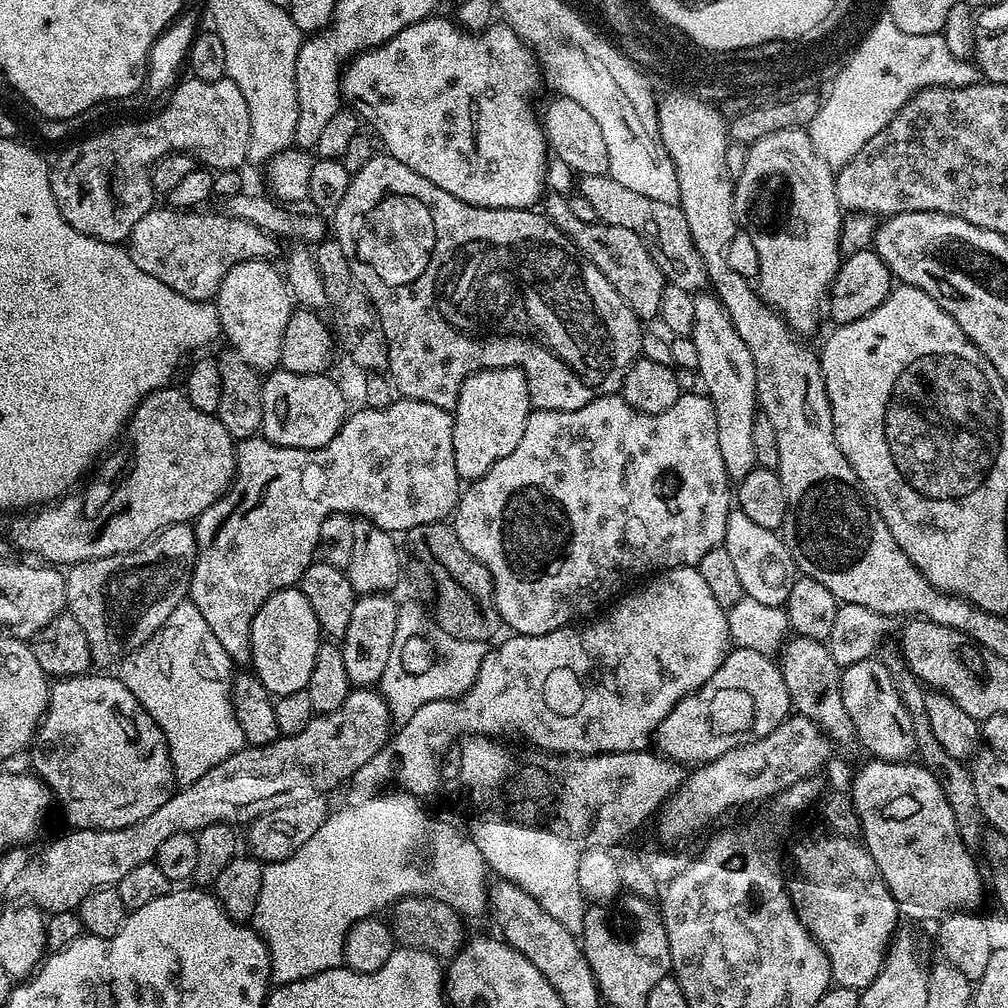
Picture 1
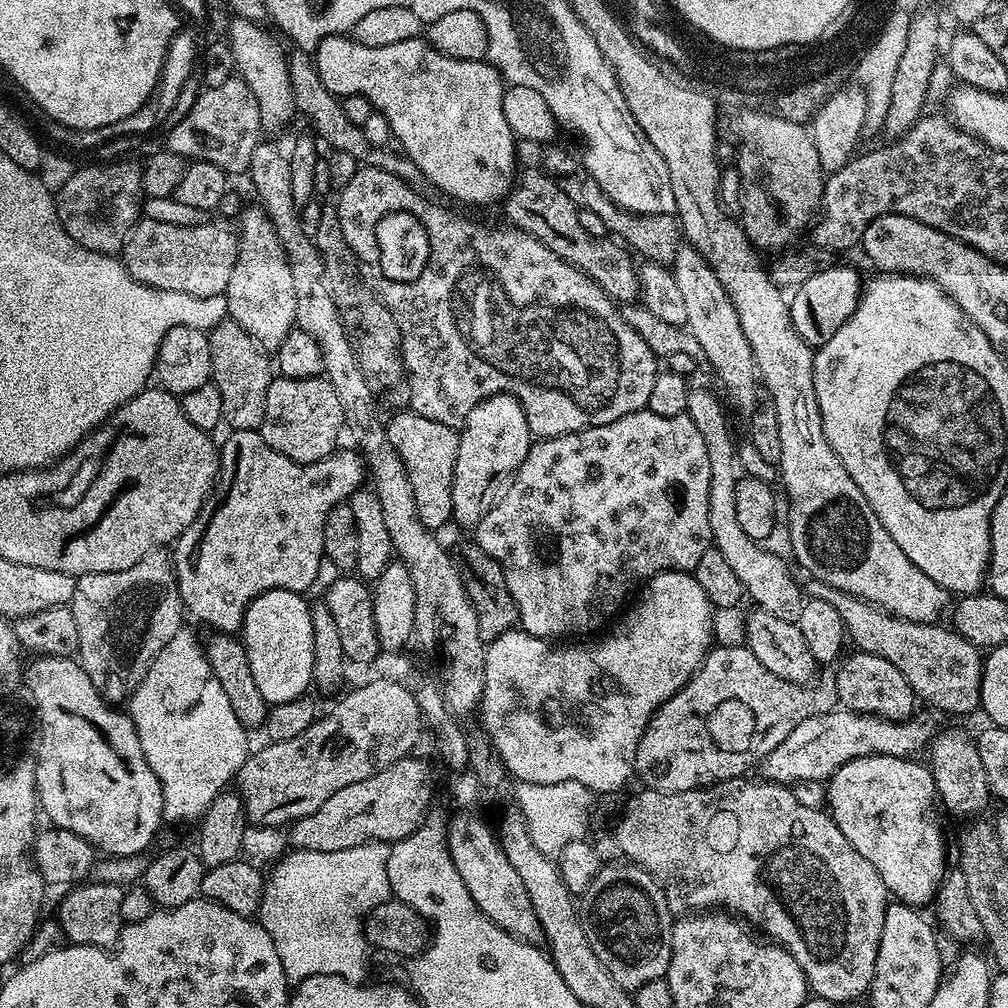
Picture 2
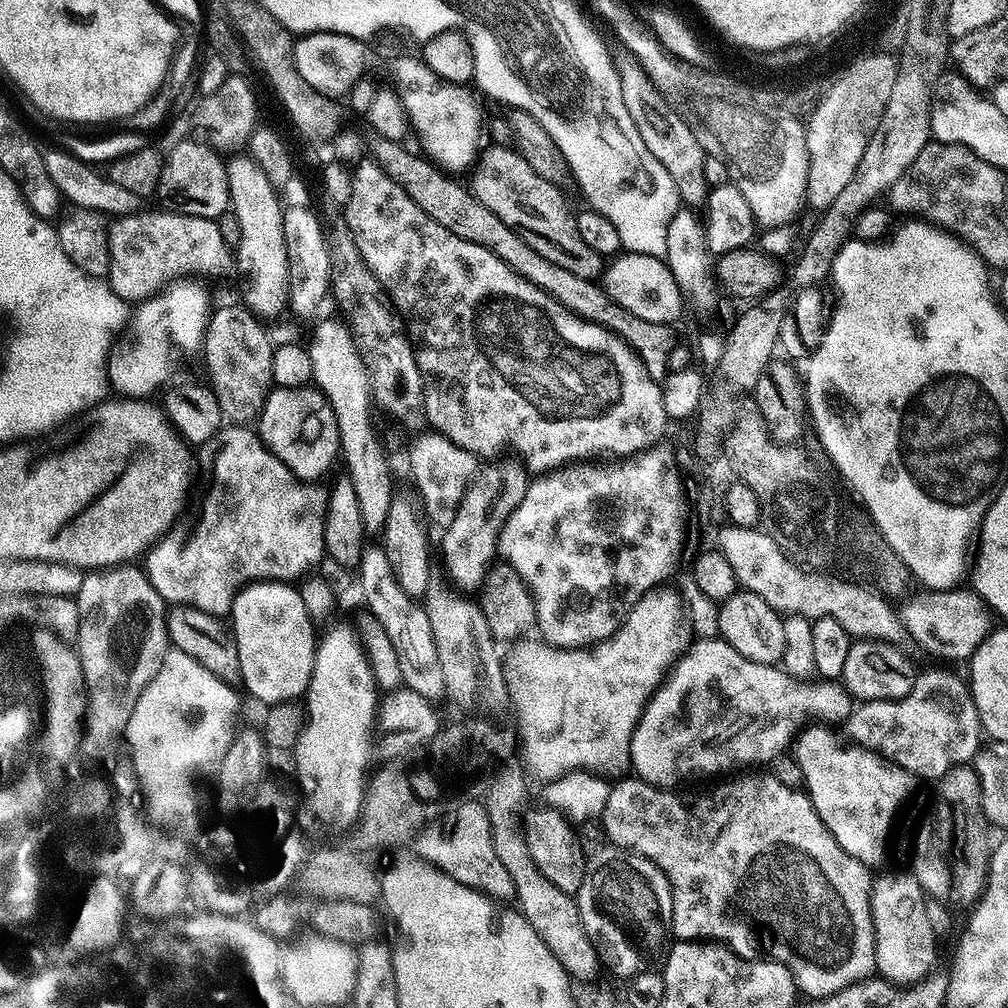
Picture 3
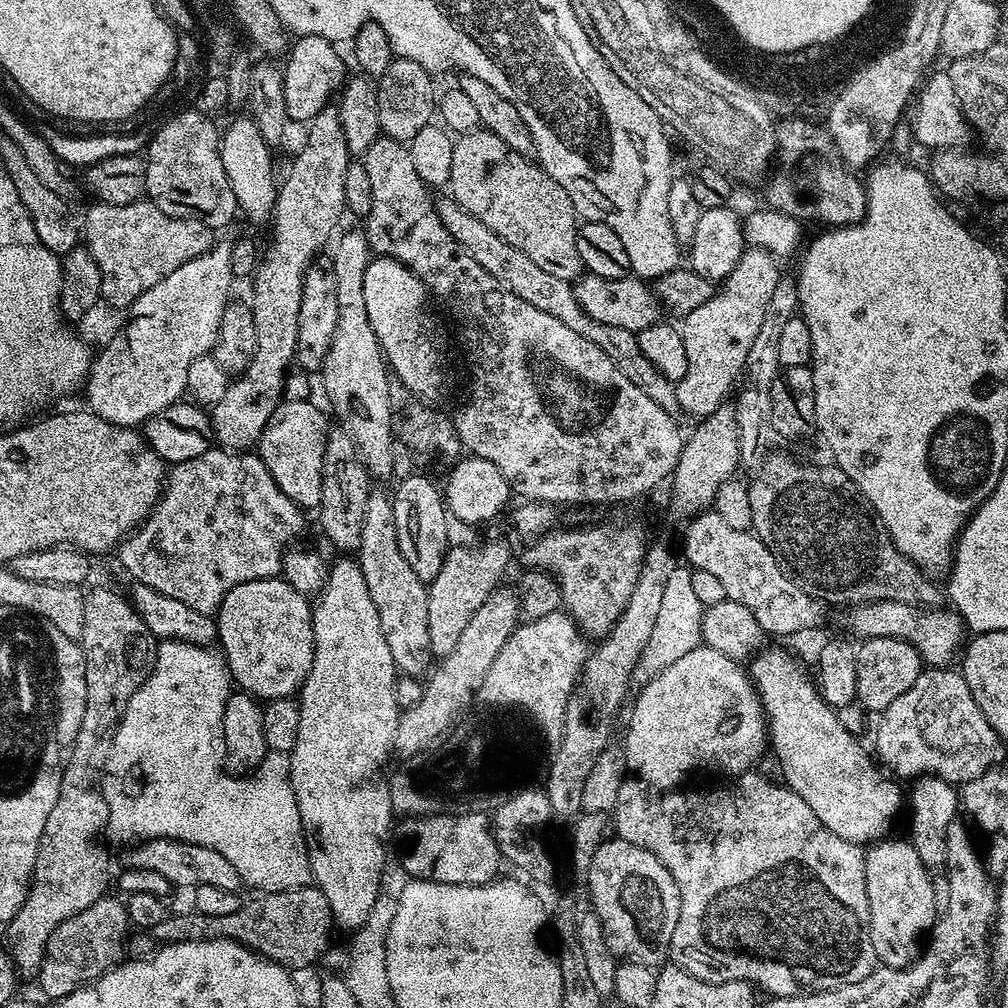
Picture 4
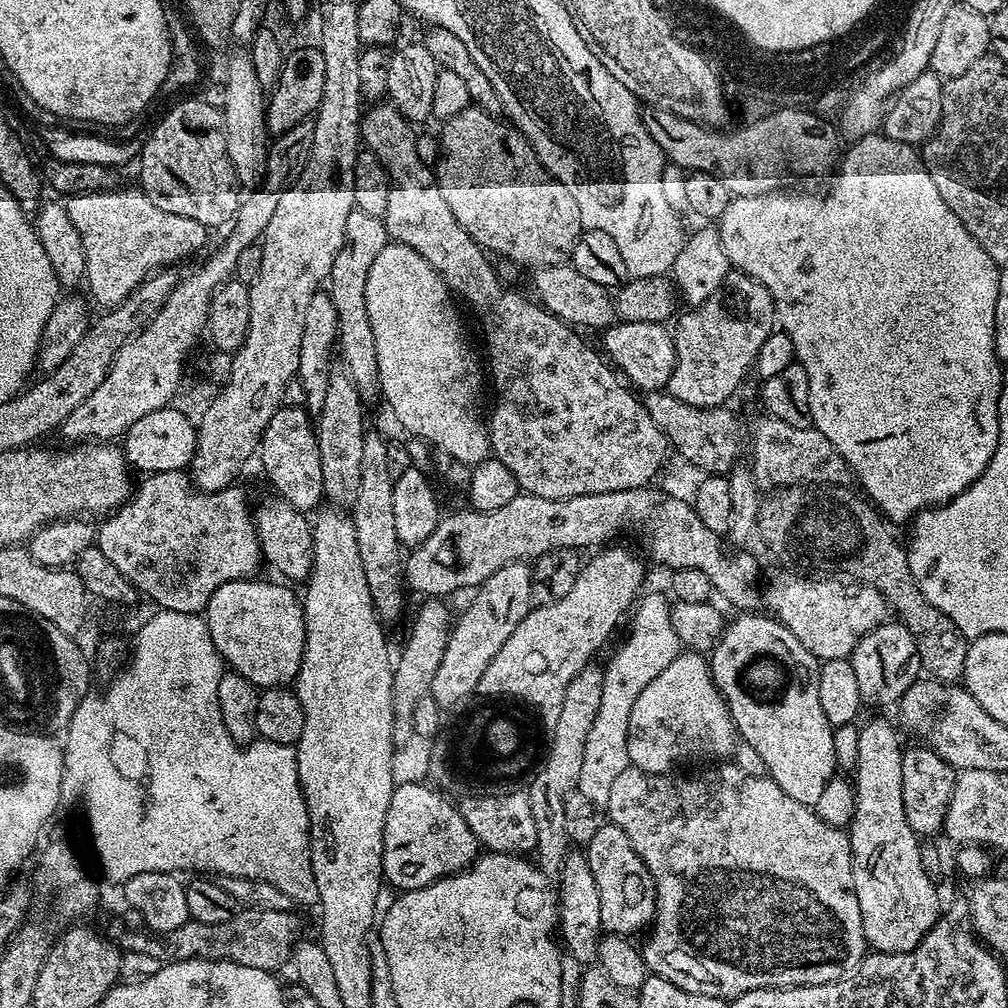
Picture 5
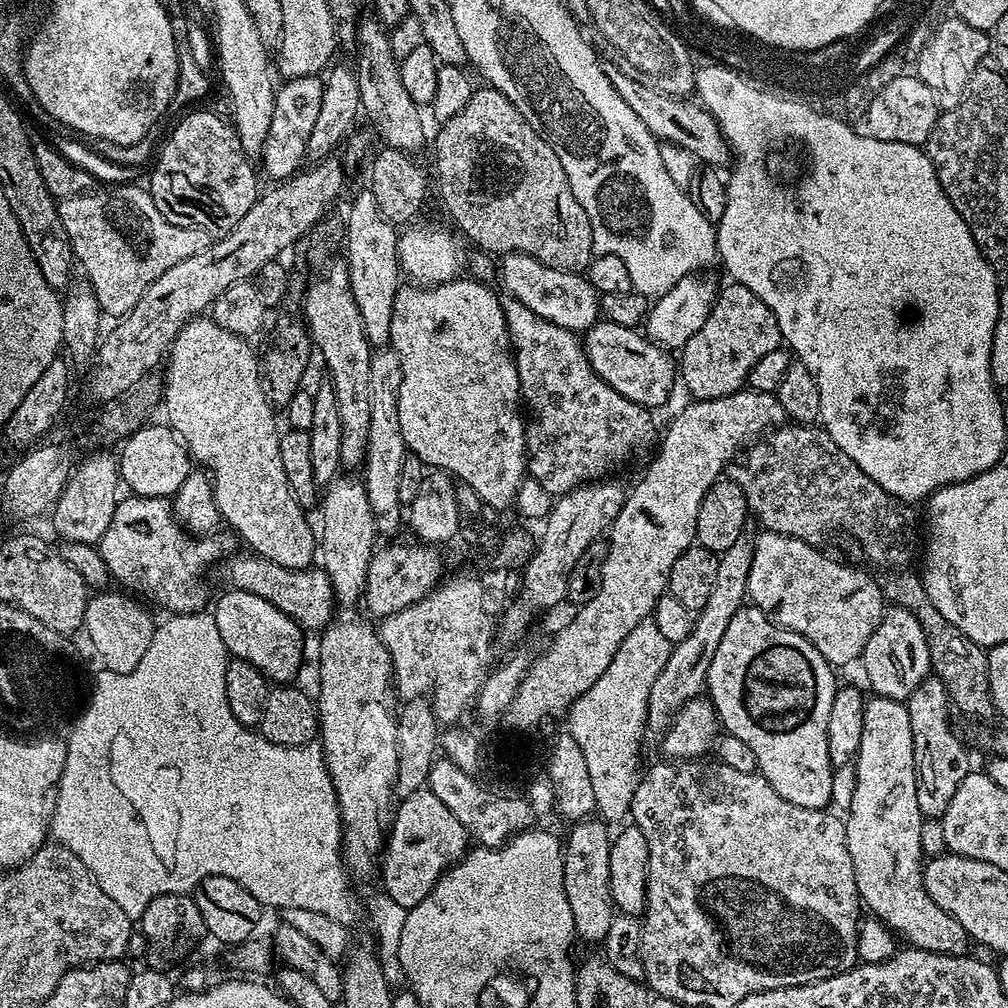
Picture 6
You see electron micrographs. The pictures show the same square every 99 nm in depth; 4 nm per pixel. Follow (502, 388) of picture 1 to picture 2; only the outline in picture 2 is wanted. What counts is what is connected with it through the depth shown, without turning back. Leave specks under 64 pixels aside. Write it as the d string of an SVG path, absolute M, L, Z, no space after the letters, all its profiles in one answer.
M507 391L485 396L470 410L458 435L458 458L452 475L452 520L468 530L475 529L492 507L494 496L488 491L499 476L511 477L534 443L528 429L528 415L517 397Z

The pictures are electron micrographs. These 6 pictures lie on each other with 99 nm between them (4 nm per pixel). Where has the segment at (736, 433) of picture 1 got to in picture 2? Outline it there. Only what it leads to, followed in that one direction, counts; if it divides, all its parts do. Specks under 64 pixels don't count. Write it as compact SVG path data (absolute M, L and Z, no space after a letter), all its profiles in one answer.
M682 246L676 251L672 268L678 287L682 290L682 299L686 302L686 327L698 338L702 346L706 364L716 371L724 392L740 408L751 410L757 407L756 388L758 392L758 373L756 359L742 334L742 326L722 282L718 282L714 269L704 261L704 253L695 246Z

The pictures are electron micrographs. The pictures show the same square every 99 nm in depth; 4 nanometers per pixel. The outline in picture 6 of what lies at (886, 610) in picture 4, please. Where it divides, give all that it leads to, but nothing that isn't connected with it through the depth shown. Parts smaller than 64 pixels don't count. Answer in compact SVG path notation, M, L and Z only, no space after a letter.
M767 530L761 531L754 540L753 546L753 561L750 563L750 572L748 580L747 599L751 601L755 607L761 608L766 615L769 616L775 623L779 624L781 628L788 628L792 632L797 632L802 638L806 638L814 646L814 650L818 650L818 654L822 654L822 658L826 658L829 664L839 666L839 664L852 664L861 659L864 654L864 647L870 638L870 634L874 634L874 630L882 622L886 611L886 597L885 589L882 587L881 581L878 582L868 572L863 572L860 568L851 568L848 564L839 564L836 560L831 560L828 556L823 556L820 553L819 547L813 546L799 540L793 536L783 536L777 532L770 532Z

